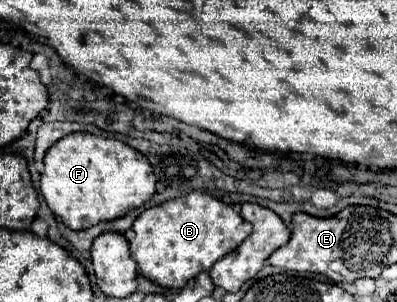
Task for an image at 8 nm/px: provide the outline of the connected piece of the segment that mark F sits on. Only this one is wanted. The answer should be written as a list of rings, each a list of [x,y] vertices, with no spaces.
[[[76,132],[60,138],[44,156],[44,172],[40,178],[40,192],[48,202],[48,208],[72,230],[90,228],[102,220],[114,220],[130,214],[132,210],[142,208],[156,192],[156,178],[152,174],[150,162],[144,154],[132,146],[114,140],[102,138],[88,132]]]

